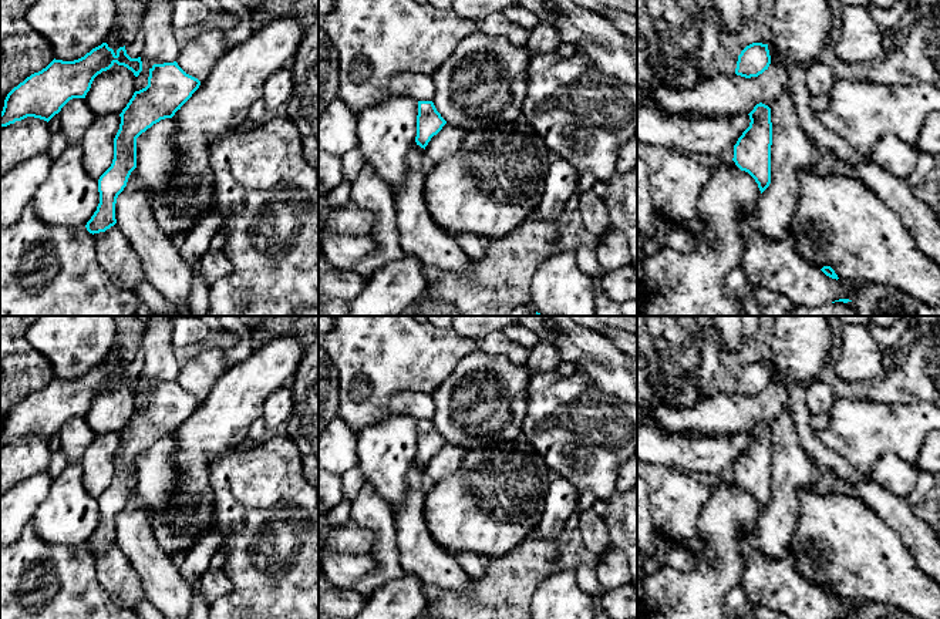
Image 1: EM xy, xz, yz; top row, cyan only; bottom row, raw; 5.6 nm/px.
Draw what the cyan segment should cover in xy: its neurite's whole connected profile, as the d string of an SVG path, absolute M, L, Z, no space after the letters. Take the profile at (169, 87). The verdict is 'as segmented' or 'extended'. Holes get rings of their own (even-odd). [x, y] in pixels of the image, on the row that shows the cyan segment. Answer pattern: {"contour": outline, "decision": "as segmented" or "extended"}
{"contour": "M176 61L149 68L148 85L135 91L119 114L114 159L98 179L100 203L85 225L90 233L105 232L117 223L117 198L137 168L137 138L161 120L172 118L199 85L201 81L186 74Z", "decision": "as segmented"}

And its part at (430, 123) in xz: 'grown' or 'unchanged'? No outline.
unchanged

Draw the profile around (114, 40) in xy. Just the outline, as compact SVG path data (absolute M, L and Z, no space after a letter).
M115 20L114 28L110 31L105 40L108 47L114 50L115 55L117 55L117 50L125 46L125 43L122 41L119 36L119 28L121 28L121 23Z

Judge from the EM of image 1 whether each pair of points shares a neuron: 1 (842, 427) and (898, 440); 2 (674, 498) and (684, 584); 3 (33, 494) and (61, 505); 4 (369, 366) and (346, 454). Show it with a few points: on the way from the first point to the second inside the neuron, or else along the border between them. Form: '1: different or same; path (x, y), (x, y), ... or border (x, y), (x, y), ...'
1: same; path (856, 427), (883, 429)
2: different; border (700, 515), (703, 544), (684, 547)
3: different; border (53, 481), (47, 497), (30, 520)
4: different; border (337, 416), (357, 434)

